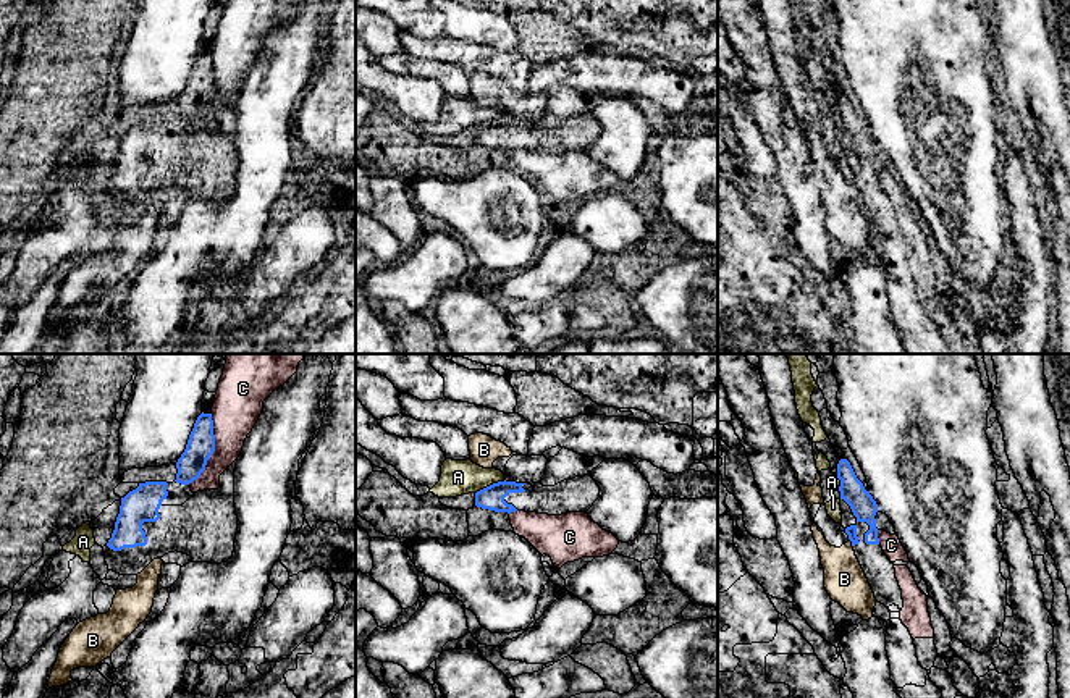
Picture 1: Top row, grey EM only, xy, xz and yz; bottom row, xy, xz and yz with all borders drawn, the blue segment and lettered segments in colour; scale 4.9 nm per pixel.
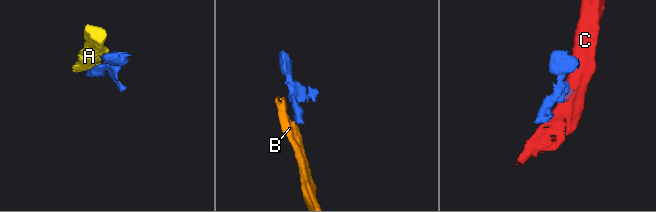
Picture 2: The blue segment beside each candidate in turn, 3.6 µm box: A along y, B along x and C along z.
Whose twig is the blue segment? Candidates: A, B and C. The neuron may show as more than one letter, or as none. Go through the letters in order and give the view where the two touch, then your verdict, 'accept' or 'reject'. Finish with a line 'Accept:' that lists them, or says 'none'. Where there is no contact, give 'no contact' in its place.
A: meets blue in xz; reject
B: meets blue in yz; reject
C: meets blue in xy; reject
Accept: none

